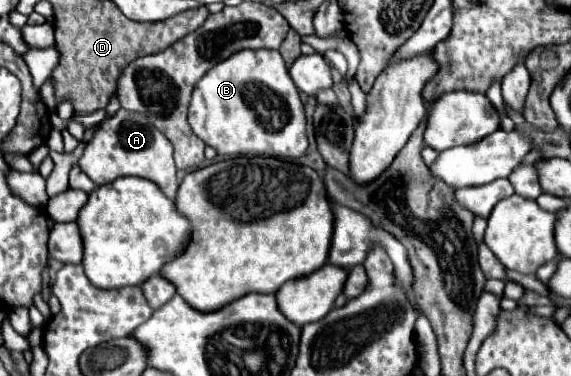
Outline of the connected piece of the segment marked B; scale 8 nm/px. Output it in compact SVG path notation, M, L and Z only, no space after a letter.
M244 49L214 65L192 93L188 123L220 157L262 155L290 161L308 151L300 91L290 79L282 55L274 49Z

